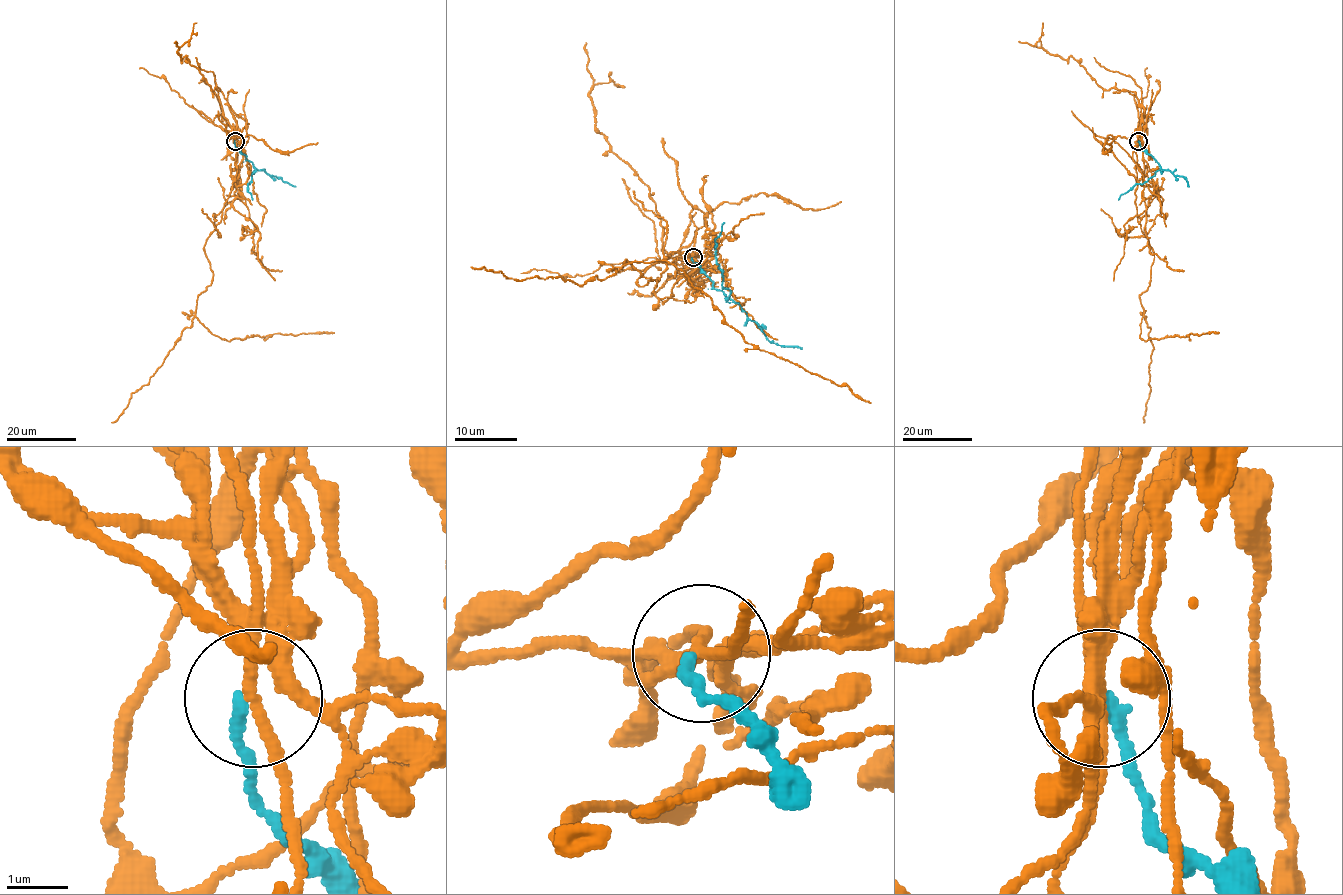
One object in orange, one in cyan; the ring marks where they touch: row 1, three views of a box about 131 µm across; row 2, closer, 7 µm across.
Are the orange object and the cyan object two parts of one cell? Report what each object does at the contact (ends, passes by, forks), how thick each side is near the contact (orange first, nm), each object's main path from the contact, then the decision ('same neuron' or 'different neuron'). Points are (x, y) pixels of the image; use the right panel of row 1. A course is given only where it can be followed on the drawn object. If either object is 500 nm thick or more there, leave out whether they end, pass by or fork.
orange passes by; cyan ends there; 180 nm thick on the orange side, 190 nm on the other; orange runs (1138, 140), (1137, 221), (1154, 255), (1151, 280), (1139, 297), (1144, 311), (1139, 337), (1146, 341), (1219, 332); cyan runs (1138, 140), (1160, 168), (1143, 183), (1133, 185), (1119, 200); different neuron

